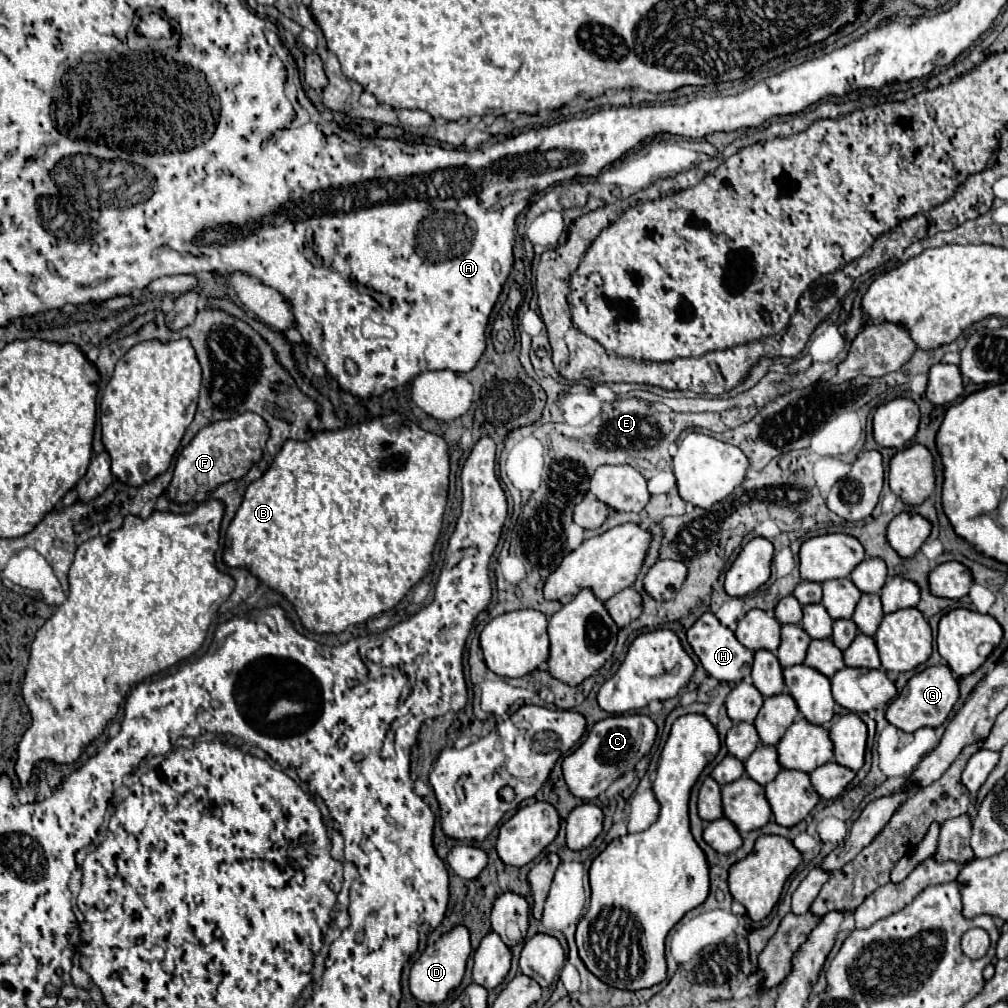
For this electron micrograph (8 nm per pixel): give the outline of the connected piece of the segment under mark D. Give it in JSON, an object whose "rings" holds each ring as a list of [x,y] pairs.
{"rings":[[[455,926],[447,934],[443,934],[435,944],[427,946],[421,954],[421,958],[411,966],[409,974],[409,988],[411,994],[427,1004],[437,1004],[443,1002],[451,990],[455,990],[465,974],[465,964],[471,954],[471,944],[469,944],[469,930],[465,926]]]}

